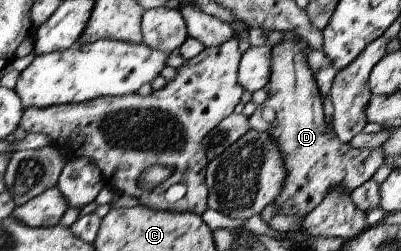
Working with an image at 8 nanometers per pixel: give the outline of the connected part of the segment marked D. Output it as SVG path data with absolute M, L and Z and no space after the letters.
M286 31L284 38L271 47L271 65L268 81L268 96L249 116L249 125L260 134L267 132L281 152L287 175L281 191L271 202L279 205L279 214L305 216L312 212L333 189L351 193L368 182L382 164L385 154L382 147L359 149L343 143L324 120L322 97L309 67L309 46L300 35Z

